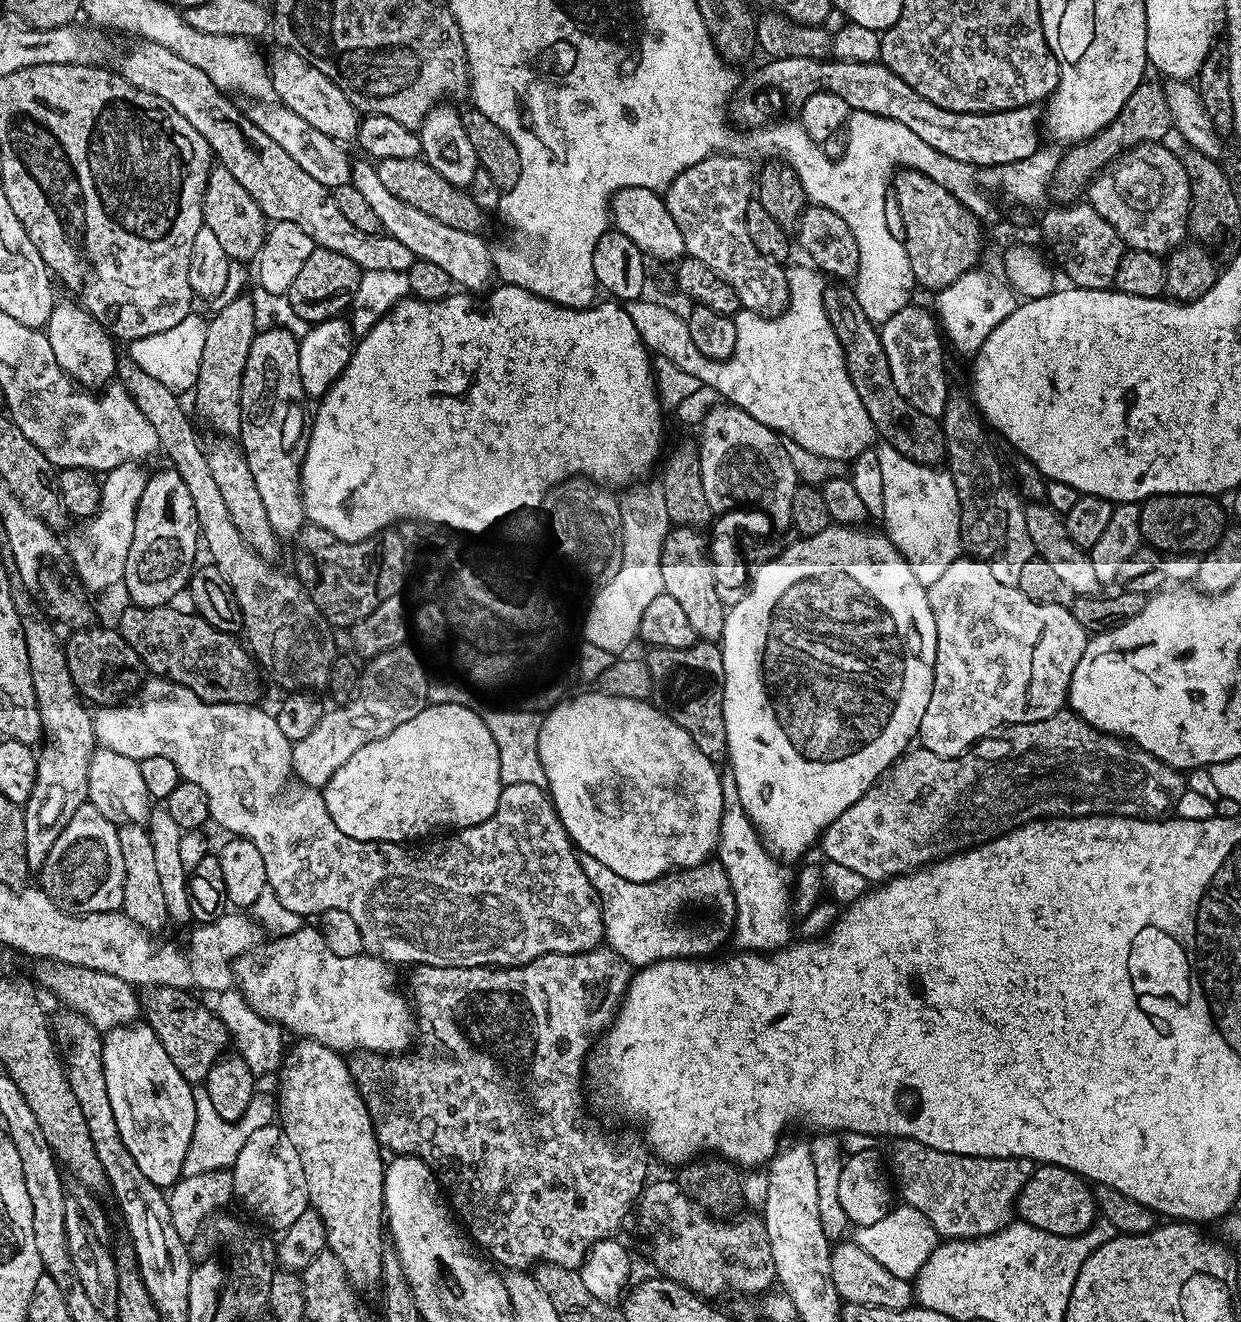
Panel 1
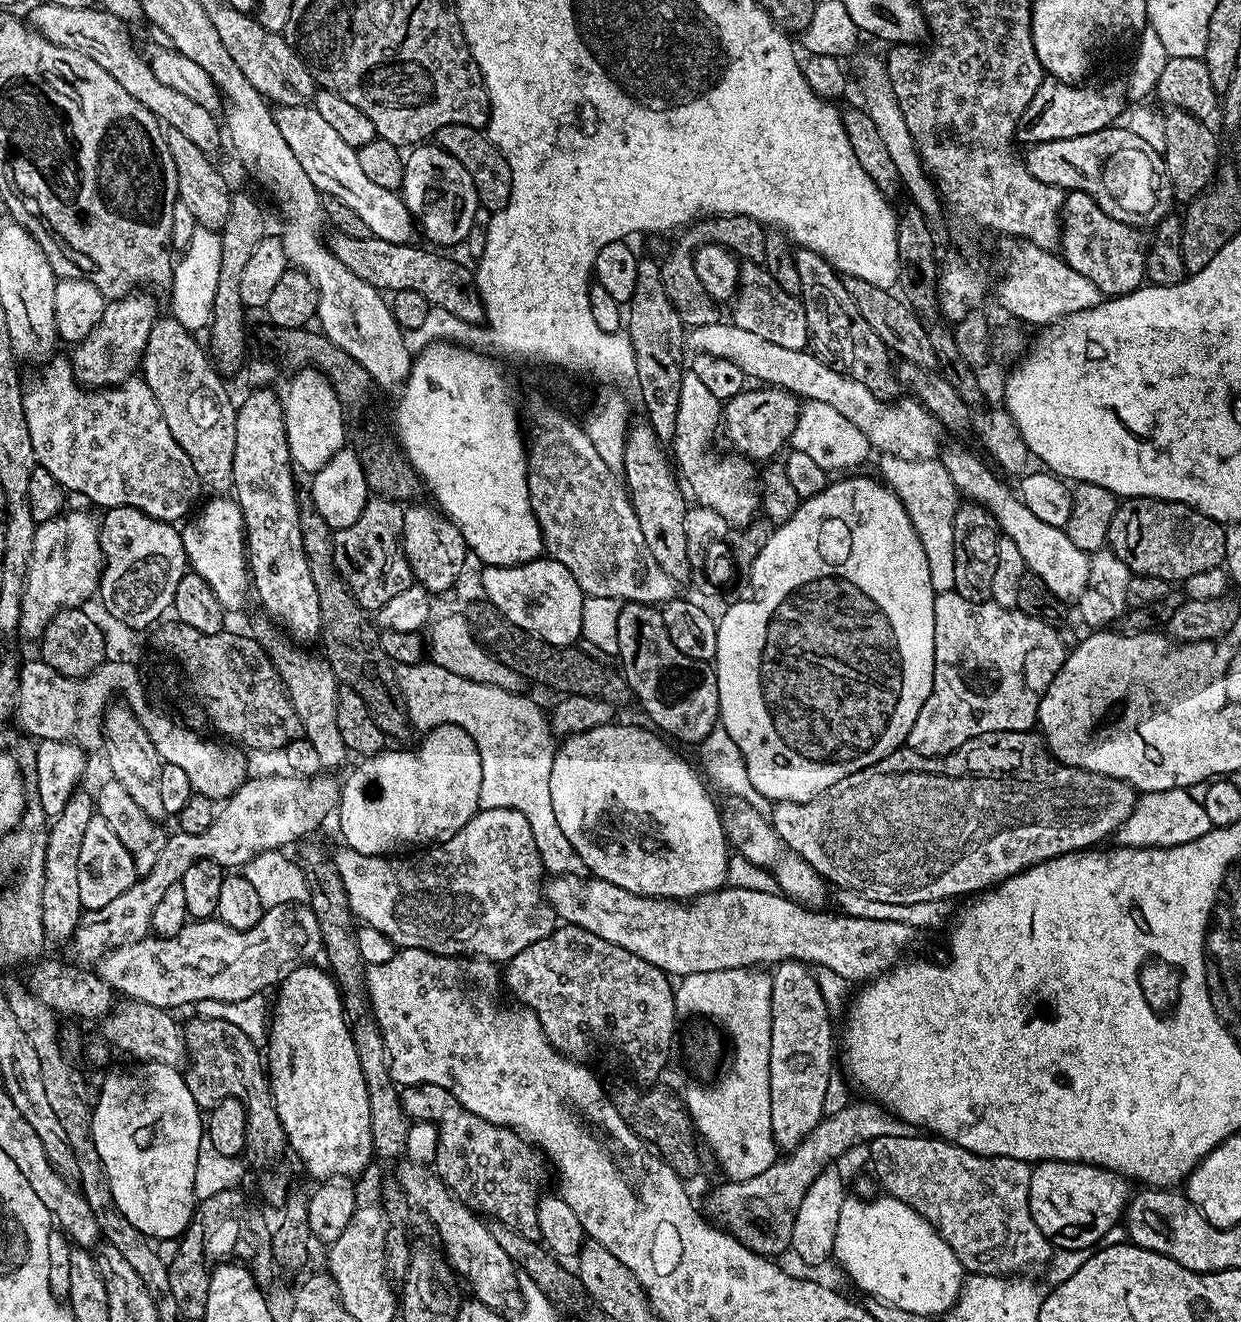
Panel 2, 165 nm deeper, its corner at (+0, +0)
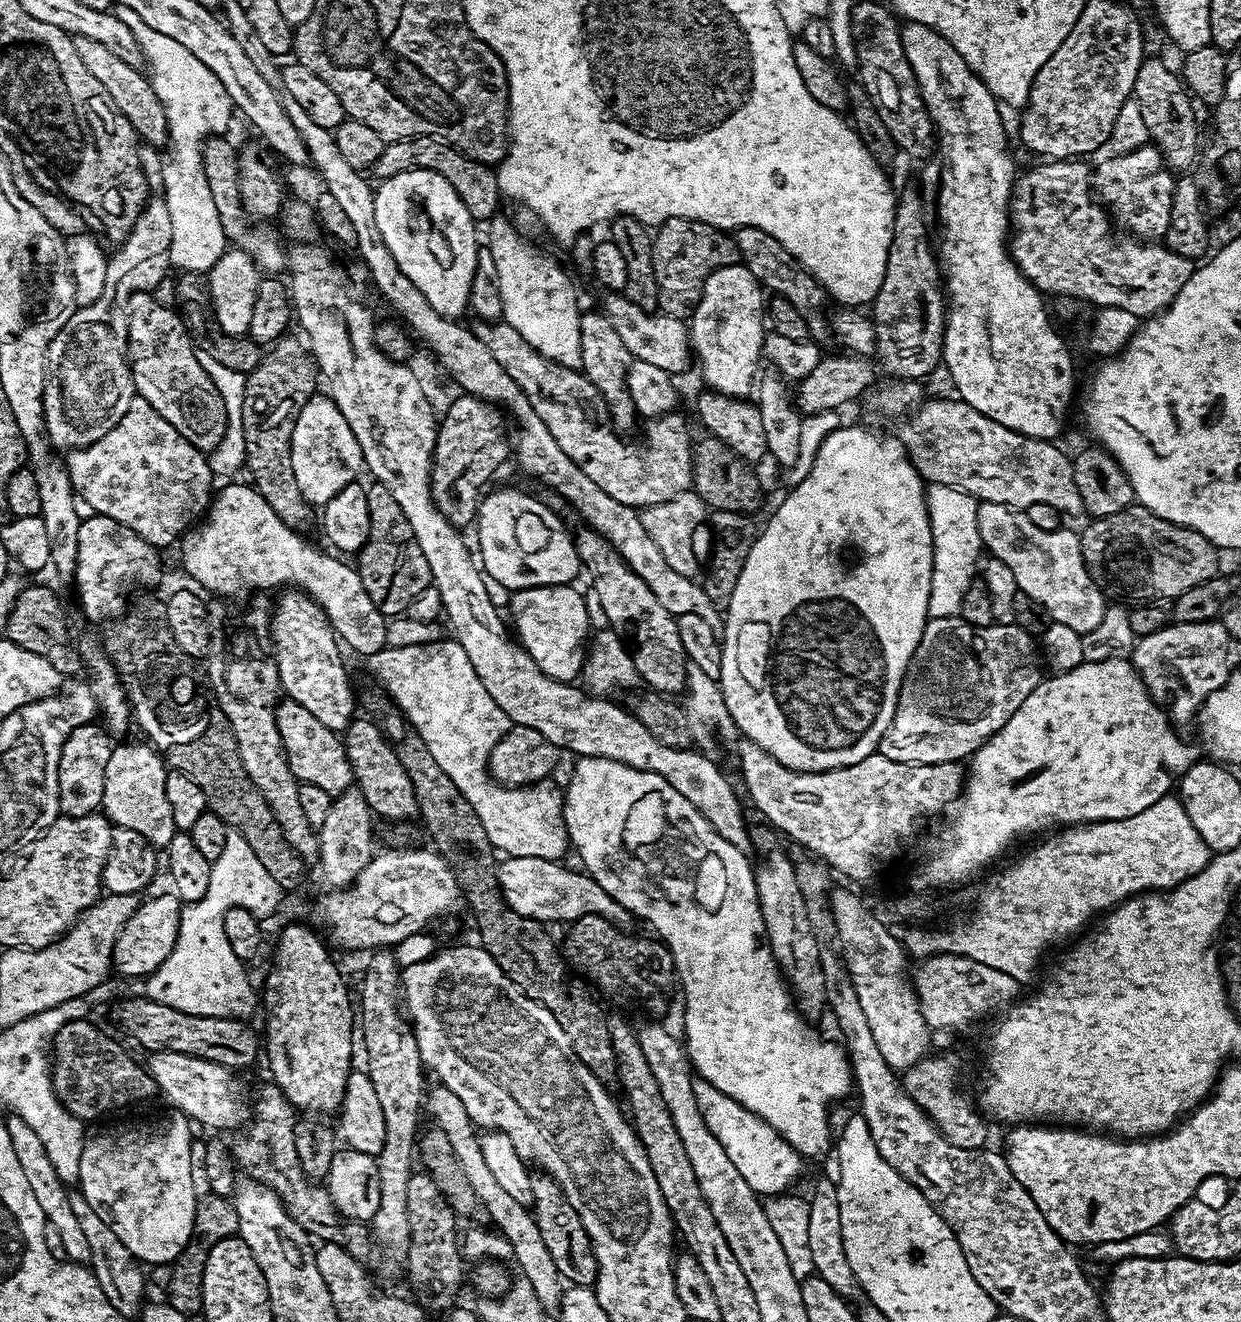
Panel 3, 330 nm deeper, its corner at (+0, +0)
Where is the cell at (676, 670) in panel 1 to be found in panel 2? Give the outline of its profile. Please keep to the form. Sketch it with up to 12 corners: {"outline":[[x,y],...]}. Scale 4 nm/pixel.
{"outline":[[621,607],[616,656],[665,737],[716,728],[715,667],[670,642],[659,607]]}

